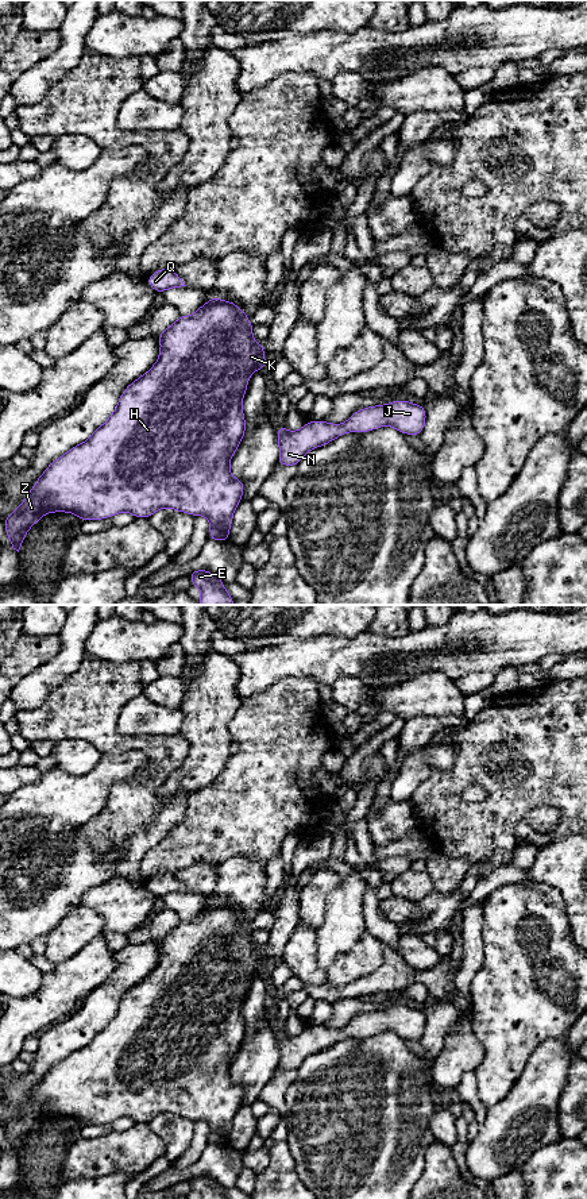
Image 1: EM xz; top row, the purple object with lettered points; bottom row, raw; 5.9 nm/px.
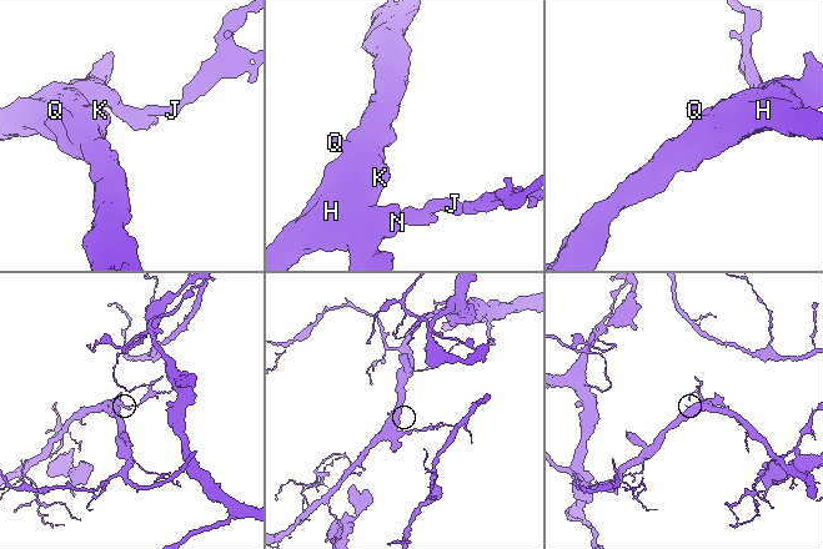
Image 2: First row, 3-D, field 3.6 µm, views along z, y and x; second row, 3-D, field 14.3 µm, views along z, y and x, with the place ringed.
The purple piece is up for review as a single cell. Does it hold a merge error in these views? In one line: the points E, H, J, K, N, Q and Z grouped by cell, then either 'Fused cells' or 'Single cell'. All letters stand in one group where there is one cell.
Groups: E H J K N Q Z. Single cell

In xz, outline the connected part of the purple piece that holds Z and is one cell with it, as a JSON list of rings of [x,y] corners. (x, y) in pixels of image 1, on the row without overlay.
[[[211,902],[192,921],[181,920],[159,937],[161,957],[155,969],[125,992],[115,1017],[86,1046],[47,1071],[28,1102],[7,1119],[4,1127],[12,1153],[19,1157],[27,1136],[51,1117],[73,1118],[86,1126],[120,1117],[150,1123],[162,1113],[208,1122],[209,1144],[228,1146],[232,1121],[246,1092],[229,1076],[231,1063],[246,1037],[242,1007],[252,976],[267,971],[263,949],[254,945],[252,933],[248,921],[235,907]]]

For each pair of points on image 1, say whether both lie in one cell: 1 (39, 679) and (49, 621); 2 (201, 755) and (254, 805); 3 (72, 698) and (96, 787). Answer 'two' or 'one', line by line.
1: two
2: two
3: two

